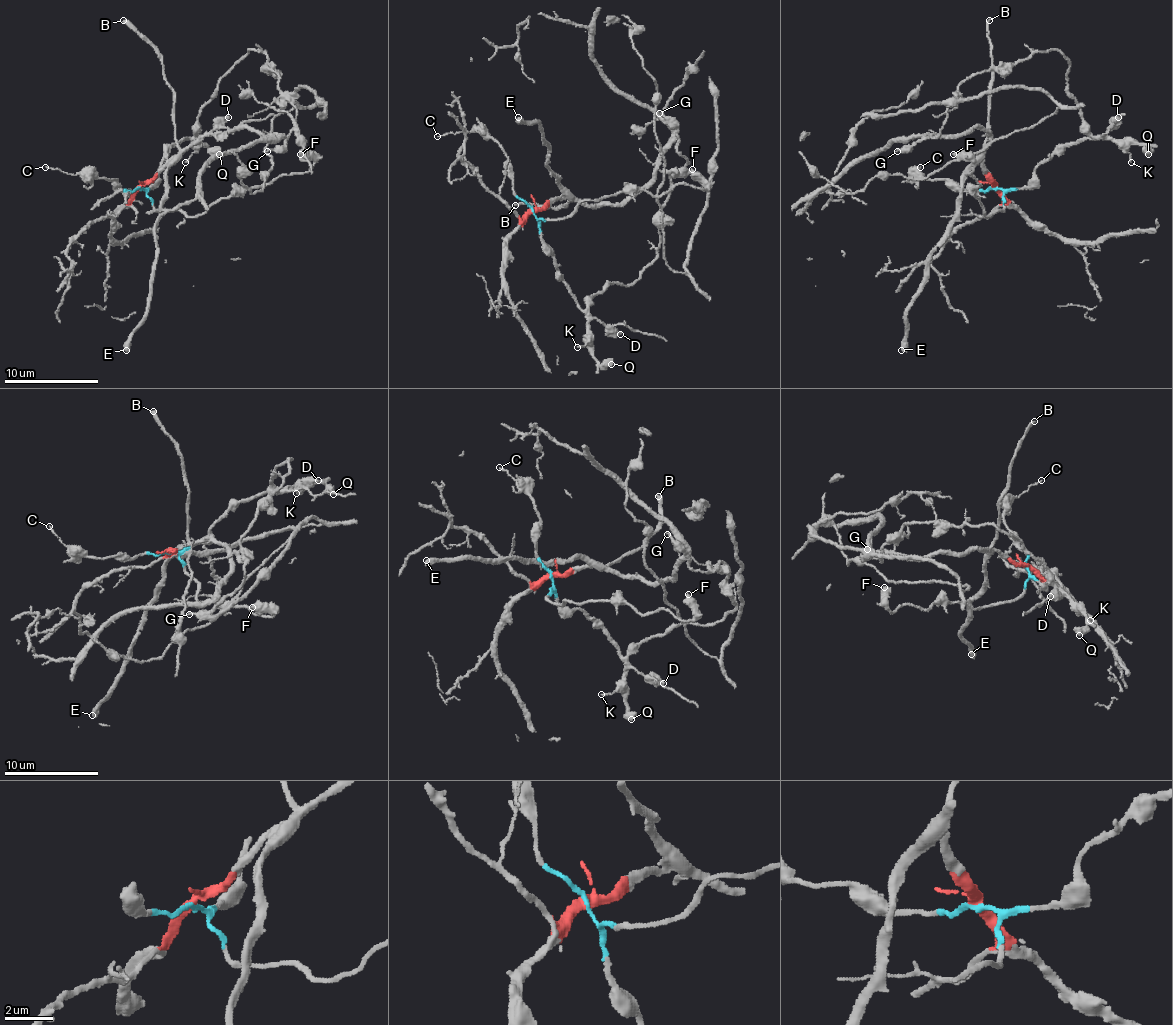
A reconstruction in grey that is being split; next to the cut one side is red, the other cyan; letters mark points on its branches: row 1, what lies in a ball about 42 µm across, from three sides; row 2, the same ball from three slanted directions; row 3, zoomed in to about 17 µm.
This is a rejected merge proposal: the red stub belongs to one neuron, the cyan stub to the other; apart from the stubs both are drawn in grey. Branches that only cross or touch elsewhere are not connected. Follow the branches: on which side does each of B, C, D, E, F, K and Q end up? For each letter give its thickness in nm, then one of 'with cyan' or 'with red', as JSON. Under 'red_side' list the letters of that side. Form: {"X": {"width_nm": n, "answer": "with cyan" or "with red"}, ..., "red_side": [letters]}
{"B": {"width_nm": 240, "answer": "with red"}, "C": {"width_nm": 130, "answer": "with cyan"}, "D": {"width_nm": 480, "answer": "with cyan"}, "E": {"width_nm": 550, "answer": "with red"}, "F": {"width_nm": 600, "answer": "with cyan"}, "K": {"width_nm": 110, "answer": "with cyan"}, "Q": {"width_nm": 700, "answer": "with cyan"}, "red_side": ["B", "E"]}

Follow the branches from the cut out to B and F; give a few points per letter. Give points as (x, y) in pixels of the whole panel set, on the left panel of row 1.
B: (139, 187), (177, 152), (175, 90), (165, 79), (163, 57), (123, 20)
F: (139, 187), (161, 211), (201, 216), (222, 199), (312, 166), (314, 161), (300, 154)

